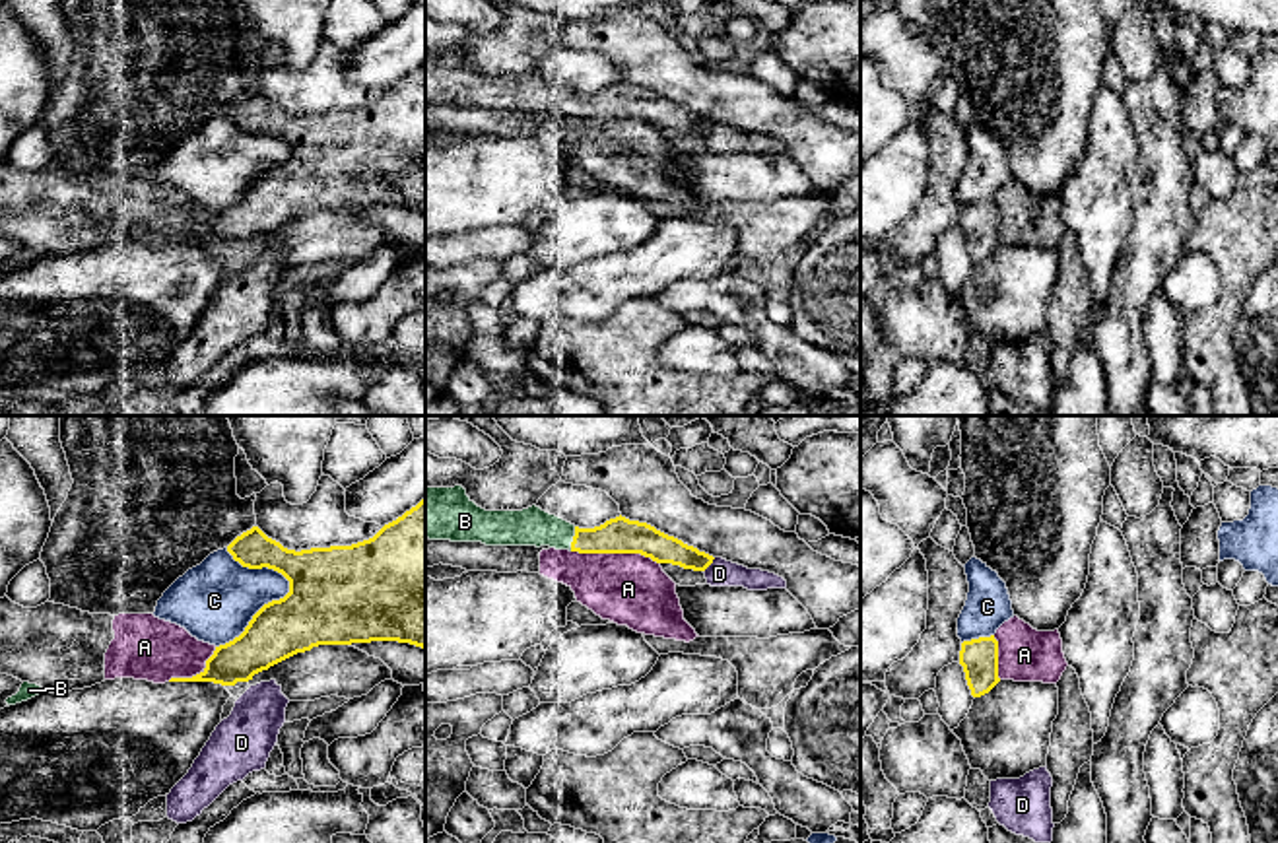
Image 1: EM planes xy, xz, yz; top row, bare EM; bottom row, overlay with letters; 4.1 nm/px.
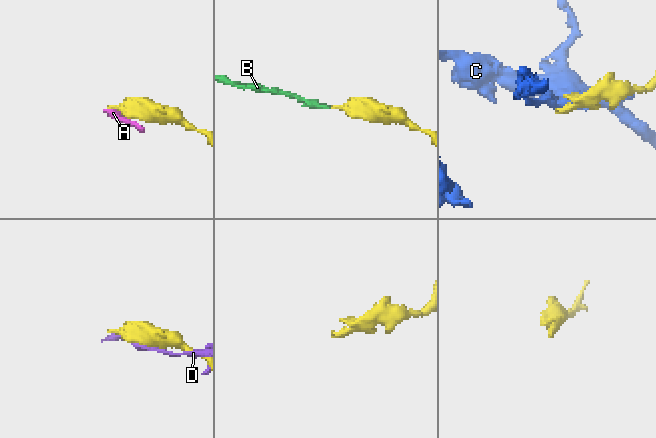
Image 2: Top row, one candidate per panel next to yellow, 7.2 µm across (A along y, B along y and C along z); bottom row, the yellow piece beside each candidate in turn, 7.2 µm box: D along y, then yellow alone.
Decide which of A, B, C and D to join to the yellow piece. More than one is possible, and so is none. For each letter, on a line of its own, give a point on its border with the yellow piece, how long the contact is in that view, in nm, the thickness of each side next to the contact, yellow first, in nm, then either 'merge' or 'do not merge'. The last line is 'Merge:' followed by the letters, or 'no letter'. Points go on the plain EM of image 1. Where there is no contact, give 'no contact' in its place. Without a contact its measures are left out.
A: meets yellow in xz at (616, 117); contact 380 nm long; 150 nm thick on the yellow side, 300 nm on the other; do not merge
B: meets yellow in xz at (573, 103); contact 110 nm long; 150 nm thick on the yellow side, 160 nm on the other; merge
C: meets yellow in xy at (288, 158); contact 420 nm long; 420 nm thick on the yellow side, 280 nm on the other; do not merge
D: meets yellow in xz at (709, 129); contact 80 nm long; 120 nm thick on the yellow side, 110 nm on the other; do not merge
Merge: B

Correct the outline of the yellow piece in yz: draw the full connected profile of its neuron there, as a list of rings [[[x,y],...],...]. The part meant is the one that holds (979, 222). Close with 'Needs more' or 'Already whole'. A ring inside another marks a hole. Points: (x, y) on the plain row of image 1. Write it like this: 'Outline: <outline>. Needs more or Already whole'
Outline: [[[994,200],[961,208],[959,229],[973,262],[989,258],[998,247],[998,206]]]. Already whole

